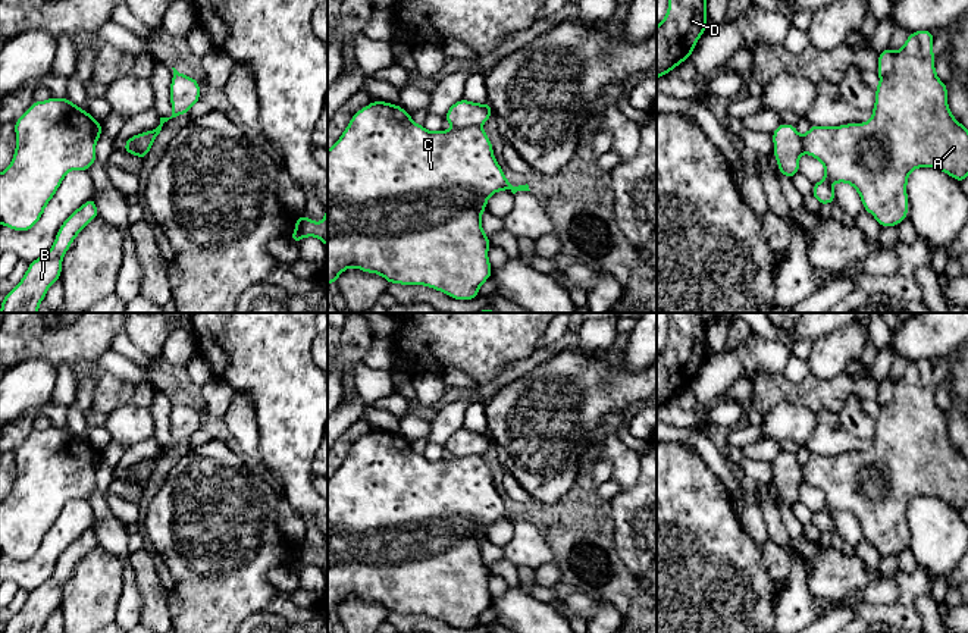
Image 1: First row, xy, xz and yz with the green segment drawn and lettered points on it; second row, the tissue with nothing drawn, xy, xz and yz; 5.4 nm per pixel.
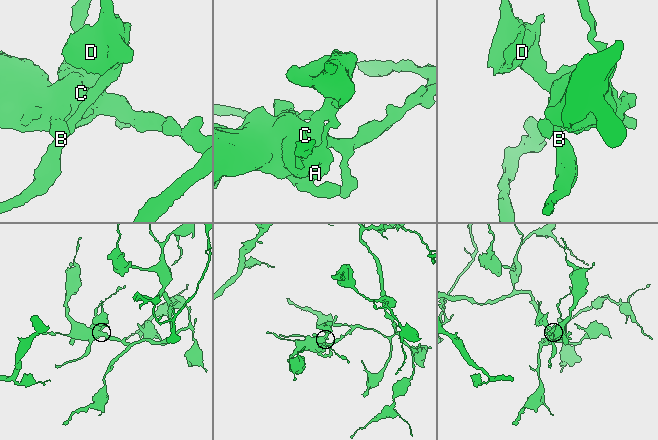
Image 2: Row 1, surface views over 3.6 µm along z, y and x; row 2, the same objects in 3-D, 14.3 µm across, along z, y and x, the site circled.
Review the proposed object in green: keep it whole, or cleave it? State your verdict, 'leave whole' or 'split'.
split

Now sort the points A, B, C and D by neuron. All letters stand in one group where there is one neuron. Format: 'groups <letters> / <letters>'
groups A C / B D

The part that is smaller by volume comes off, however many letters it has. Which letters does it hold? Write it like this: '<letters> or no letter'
B, D

